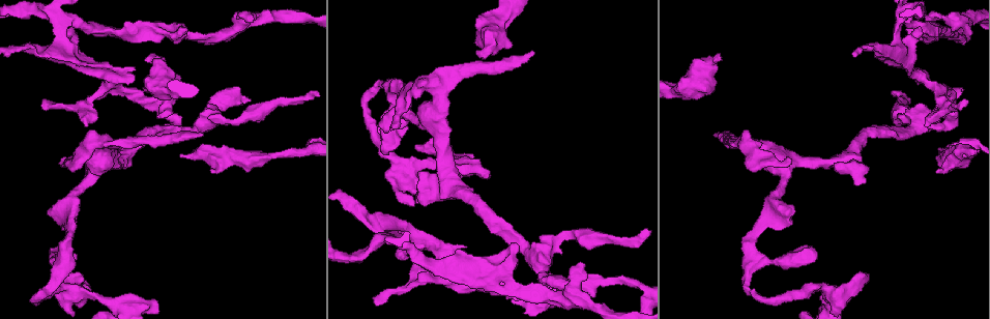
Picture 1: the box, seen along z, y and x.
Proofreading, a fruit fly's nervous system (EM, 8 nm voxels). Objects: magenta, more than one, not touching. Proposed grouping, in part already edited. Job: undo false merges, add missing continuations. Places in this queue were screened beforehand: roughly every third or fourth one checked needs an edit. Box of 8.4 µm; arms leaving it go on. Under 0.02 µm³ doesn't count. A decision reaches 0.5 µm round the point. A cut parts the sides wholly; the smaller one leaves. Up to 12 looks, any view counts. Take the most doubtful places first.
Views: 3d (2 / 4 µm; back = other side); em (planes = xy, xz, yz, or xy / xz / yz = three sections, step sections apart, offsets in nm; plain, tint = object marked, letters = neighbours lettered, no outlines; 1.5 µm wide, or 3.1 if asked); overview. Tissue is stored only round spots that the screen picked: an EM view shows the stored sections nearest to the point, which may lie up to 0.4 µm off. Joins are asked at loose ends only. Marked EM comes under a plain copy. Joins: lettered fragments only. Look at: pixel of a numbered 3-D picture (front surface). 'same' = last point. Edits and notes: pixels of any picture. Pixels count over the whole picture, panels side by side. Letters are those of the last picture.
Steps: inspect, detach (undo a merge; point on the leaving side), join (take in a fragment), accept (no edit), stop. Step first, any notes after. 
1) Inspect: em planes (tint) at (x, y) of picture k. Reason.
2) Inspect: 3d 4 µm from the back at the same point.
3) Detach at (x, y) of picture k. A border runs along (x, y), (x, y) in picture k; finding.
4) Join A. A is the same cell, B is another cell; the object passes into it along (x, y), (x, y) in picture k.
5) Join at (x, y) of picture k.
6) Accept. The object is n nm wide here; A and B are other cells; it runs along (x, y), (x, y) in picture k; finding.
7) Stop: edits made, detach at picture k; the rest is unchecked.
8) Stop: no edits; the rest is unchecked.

Inspect: em xz step 8 (letters) at (180, 154) of picture 1. Branch stops here.

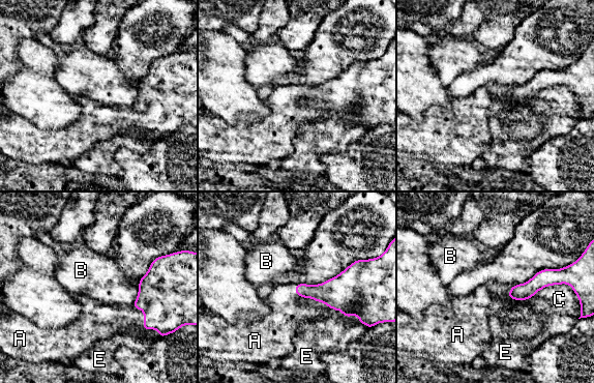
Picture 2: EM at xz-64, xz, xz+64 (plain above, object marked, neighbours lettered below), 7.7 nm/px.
Inspect: em planes (letters) at the same point. Another direction.

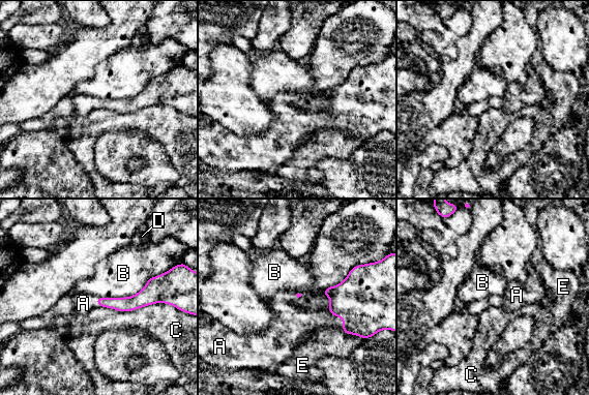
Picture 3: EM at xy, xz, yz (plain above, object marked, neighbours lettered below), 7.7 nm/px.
Join A. A is the same cell, B, C, D and E are other cells; the object passes into it along (124, 304), (96, 302), (83, 303) in picture 3; the neuron continues.

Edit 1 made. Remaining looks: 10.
Inspect: overview. Redraw.

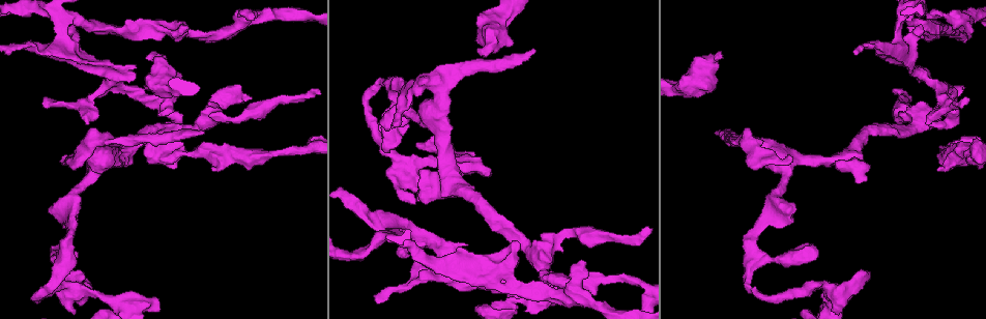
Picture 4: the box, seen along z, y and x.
Inspect: em 3.1 µm xy step 8 (tint) at (249, 98) of picture 4. Branch stops here.

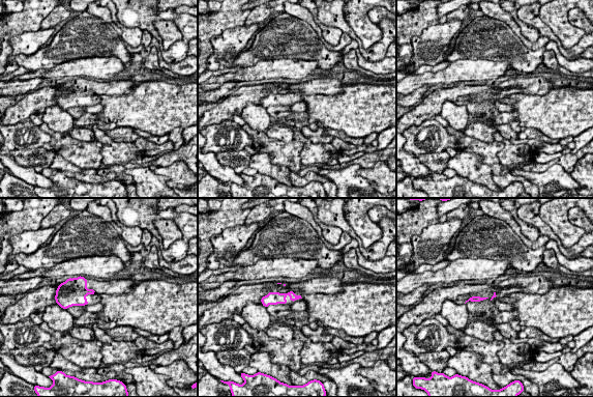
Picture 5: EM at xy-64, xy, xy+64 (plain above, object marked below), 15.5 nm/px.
Inspect: em 3.1 µm xy step 8 (letters) at the same point.

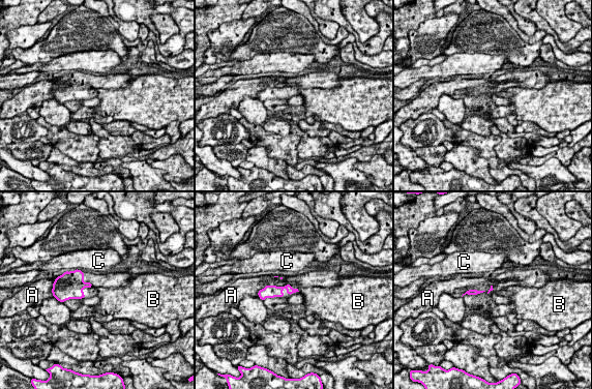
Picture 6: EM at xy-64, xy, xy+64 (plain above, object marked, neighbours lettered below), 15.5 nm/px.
Accept. A, B and C are other cells; it runs along (492, 289), (480, 292), (468, 292) in picture 6; no lettered fragment goes on from it.

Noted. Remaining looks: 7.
Inspect: em planes (letters) at (749, 285) of picture 4. Thick turns thin.

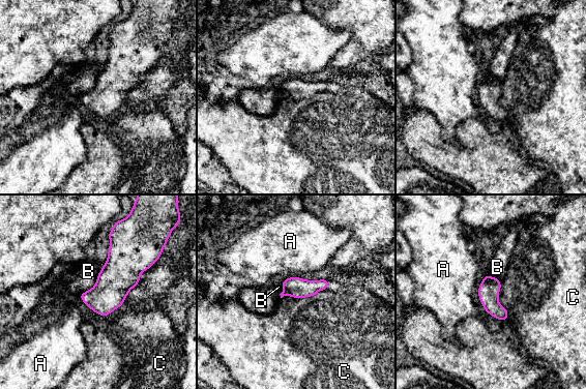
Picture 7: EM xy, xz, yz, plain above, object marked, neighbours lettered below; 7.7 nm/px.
Accept. The longest contact is with C, 340 nm; A, B and C are other cells; a border runs along (327, 288), (312, 296), (286, 296) in picture 7; all the same neuron.

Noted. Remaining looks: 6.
Inspect: em planes (letters) at (66, 213) of picture 4. Branch stops here.

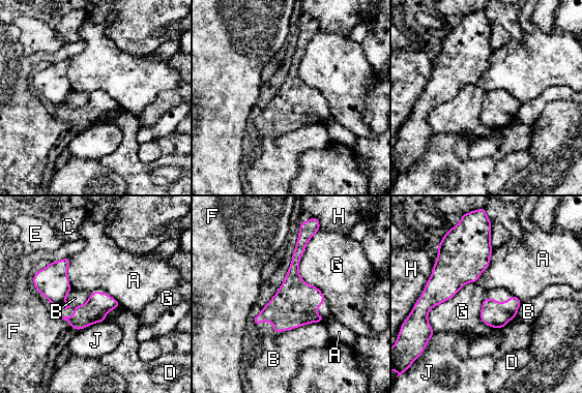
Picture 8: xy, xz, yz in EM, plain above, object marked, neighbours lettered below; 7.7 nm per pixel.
Accept. The longest contact is with G, 500 nm; A, B, C, D, E, F, G, H and J are other cells; a border runs along (493, 250), (489, 266), (476, 282) in picture 8; none of them fits.

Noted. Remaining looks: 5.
Inspect: em planes (letters) at (827, 301) of picture 4. Three arms meet.

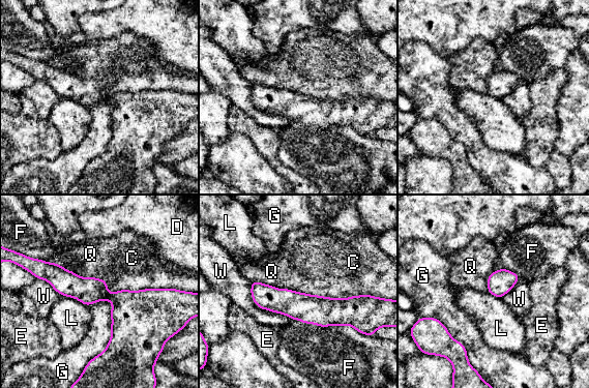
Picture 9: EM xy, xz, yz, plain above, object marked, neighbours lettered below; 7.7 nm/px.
Accept. C, D, E, F, G, L, Q and W are other cells; it runs along (40, 275), (118, 299), (162, 299) in picture 9; one neuron here.

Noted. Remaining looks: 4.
Stop: edits made, join at picture 3; the rest is unchecked.

